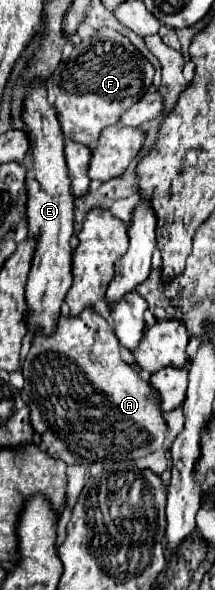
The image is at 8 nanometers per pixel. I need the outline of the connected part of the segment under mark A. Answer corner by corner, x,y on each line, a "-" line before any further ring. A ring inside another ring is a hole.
132,292
132,296
124,296
112,308
114,328
88,308
76,318
60,316
54,336
44,338
36,334
32,338
32,348
22,362
22,392
30,408
32,428
40,434
42,446
52,458
86,466
98,462
132,462
164,444
168,426
162,416
160,394
148,380
140,378
136,368
120,358
120,344
134,350
142,342
146,308
146,300

